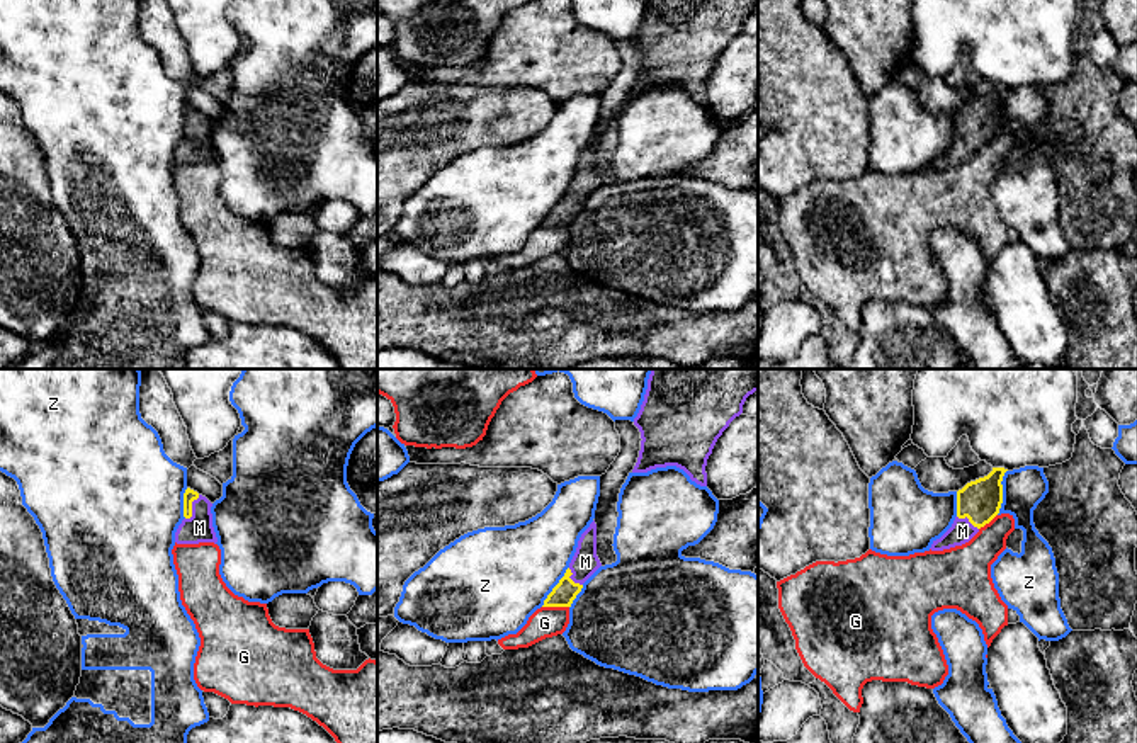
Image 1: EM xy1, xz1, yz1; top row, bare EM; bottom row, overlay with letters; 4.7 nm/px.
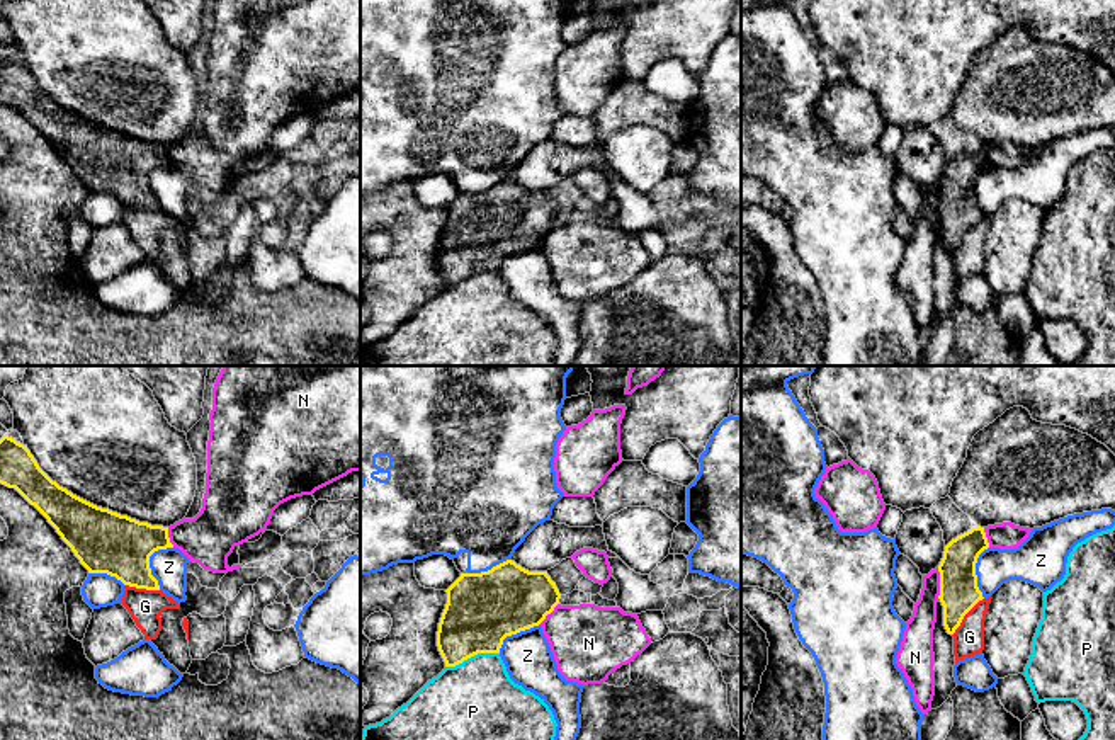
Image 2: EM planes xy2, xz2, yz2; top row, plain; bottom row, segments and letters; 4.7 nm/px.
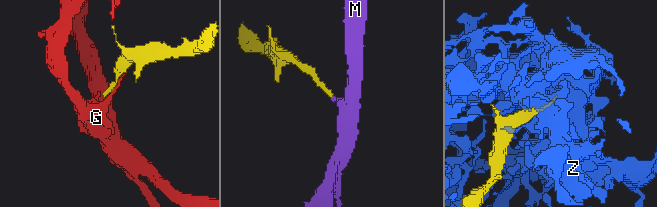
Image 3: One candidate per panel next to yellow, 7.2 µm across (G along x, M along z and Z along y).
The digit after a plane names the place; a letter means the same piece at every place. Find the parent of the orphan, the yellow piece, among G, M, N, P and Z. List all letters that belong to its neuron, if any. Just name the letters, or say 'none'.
M

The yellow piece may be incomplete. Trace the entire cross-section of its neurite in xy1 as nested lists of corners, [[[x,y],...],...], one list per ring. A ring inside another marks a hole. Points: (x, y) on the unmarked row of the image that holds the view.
[[[187,107],[184,112],[184,139],[175,151],[177,163],[199,163],[199,162],[218,162],[212,146],[212,122],[199,114],[197,111]]]

